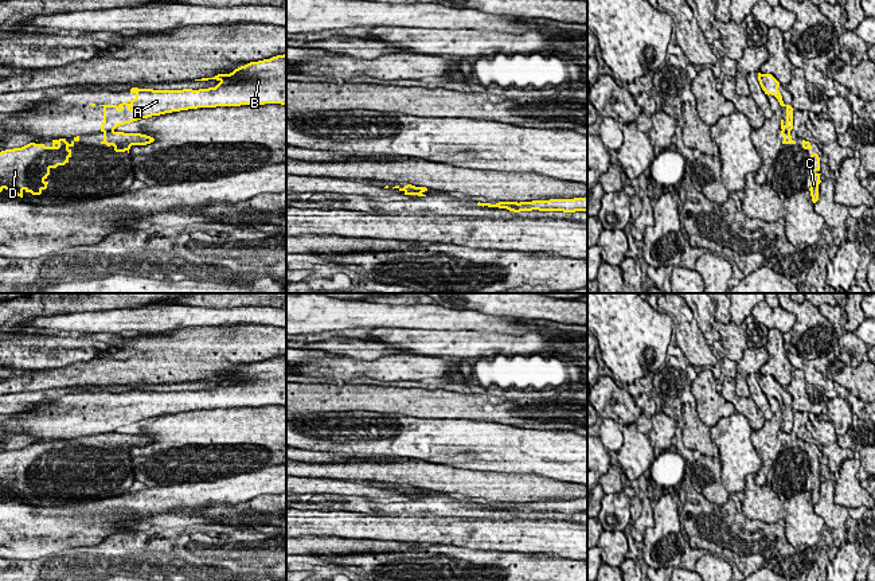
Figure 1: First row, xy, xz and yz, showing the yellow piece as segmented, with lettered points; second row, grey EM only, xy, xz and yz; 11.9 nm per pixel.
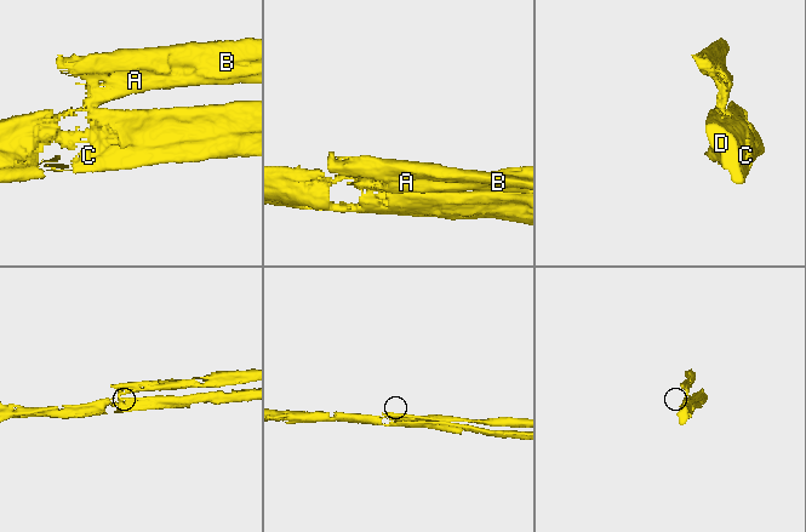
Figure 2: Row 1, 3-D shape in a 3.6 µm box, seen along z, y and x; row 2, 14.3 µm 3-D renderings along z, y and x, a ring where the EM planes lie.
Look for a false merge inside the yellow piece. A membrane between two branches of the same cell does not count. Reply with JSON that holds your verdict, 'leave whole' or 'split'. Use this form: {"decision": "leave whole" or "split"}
{"decision": "split"}

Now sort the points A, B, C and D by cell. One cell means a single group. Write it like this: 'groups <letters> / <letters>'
groups A B / C D

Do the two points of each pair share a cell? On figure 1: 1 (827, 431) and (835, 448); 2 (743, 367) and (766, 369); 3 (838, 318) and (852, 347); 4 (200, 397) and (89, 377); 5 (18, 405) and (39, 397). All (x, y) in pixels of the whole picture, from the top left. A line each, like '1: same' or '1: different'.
1: same
2: different
3: same
4: different
5: same

